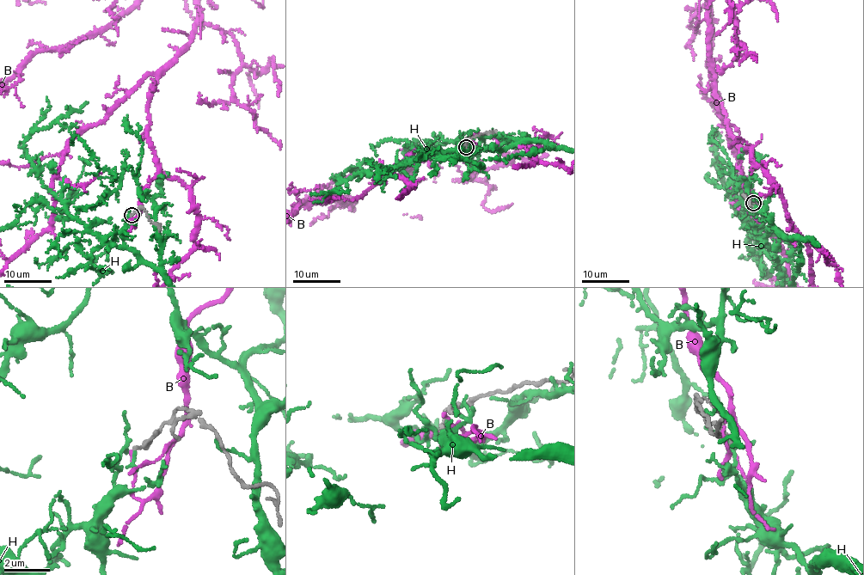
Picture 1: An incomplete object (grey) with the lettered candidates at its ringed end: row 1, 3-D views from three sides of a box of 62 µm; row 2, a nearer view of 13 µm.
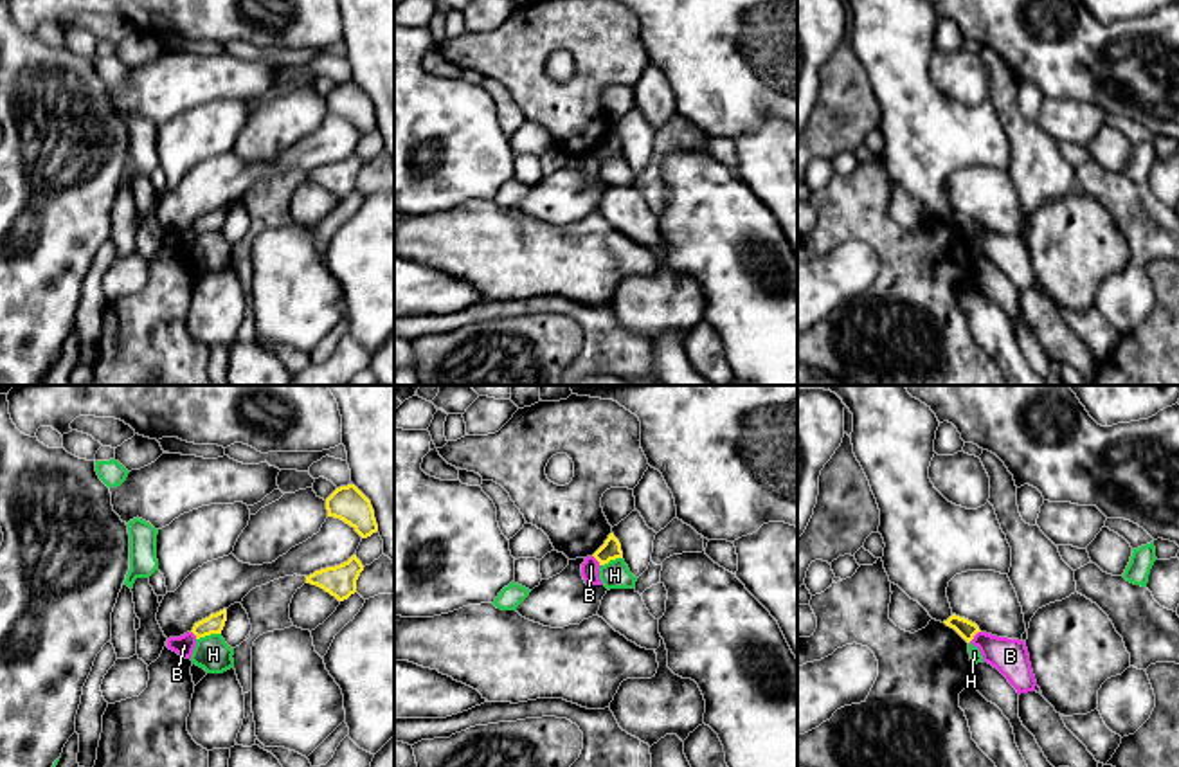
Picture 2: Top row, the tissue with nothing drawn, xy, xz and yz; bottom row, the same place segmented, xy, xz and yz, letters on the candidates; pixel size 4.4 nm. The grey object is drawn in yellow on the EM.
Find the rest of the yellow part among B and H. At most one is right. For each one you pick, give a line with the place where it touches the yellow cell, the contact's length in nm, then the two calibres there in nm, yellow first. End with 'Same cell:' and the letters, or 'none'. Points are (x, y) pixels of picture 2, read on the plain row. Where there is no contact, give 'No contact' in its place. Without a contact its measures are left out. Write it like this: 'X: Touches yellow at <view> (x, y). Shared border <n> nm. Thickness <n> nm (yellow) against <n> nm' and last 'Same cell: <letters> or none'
Same cell: none

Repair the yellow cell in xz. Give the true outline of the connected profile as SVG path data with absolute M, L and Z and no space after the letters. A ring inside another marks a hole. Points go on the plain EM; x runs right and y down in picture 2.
M614 130L608 131L605 140L592 153L599 158L599 162L605 162L616 155L623 155L621 140Z

